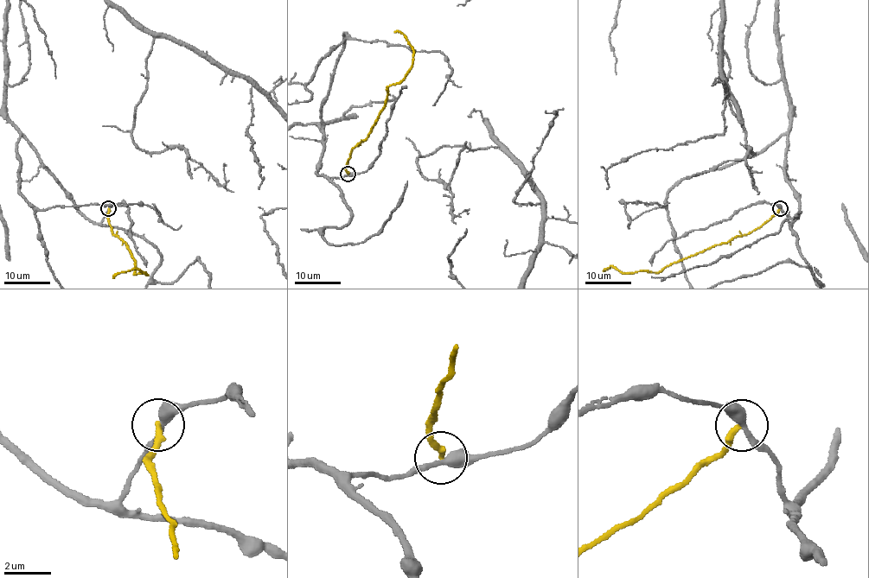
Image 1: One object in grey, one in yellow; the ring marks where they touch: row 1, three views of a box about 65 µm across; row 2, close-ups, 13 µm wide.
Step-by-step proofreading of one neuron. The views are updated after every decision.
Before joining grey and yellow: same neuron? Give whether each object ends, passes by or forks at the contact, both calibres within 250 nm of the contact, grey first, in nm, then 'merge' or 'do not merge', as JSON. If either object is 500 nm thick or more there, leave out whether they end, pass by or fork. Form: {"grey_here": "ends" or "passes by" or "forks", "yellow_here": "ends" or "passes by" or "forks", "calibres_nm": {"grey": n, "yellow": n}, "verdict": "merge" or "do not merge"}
{"grey_here": "passes by", "yellow_here": "ends", "calibres_nm": {"grey": 360, "yellow": 280}, "verdict": "do not merge"}

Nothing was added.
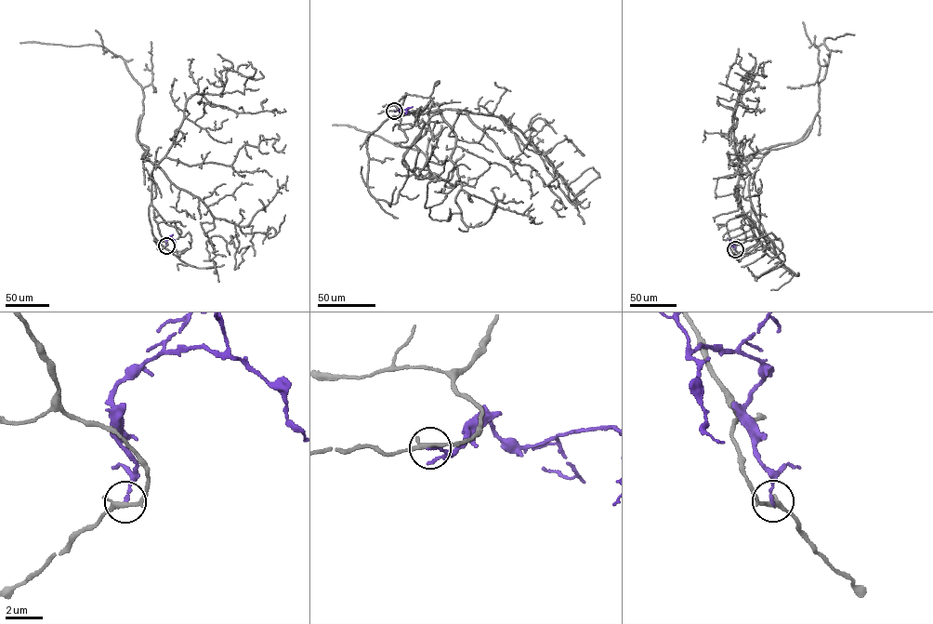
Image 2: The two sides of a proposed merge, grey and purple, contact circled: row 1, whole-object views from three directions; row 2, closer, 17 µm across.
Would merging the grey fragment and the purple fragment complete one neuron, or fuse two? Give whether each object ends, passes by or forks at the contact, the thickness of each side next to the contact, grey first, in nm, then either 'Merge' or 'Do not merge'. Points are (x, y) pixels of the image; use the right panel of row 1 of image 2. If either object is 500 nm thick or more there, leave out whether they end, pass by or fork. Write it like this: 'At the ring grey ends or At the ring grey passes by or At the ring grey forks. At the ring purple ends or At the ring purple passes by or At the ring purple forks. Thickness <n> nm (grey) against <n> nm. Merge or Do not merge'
At the ring grey forks. At the ring purple ends. Thickness 200 nm (grey) against 180 nm. Do not merge

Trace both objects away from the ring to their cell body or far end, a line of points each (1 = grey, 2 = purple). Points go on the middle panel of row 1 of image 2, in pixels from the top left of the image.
1: (394, 111), (406, 93), (400, 117), (418, 112), (422, 129), (402, 164), (431, 179), (418, 150), (333, 125)
2: (394, 111), (406, 110), (405, 114)

